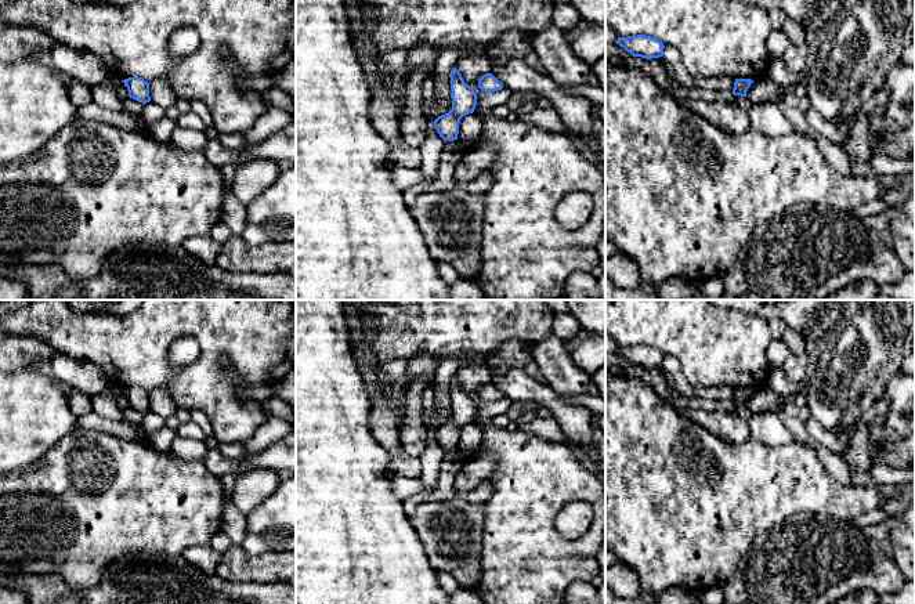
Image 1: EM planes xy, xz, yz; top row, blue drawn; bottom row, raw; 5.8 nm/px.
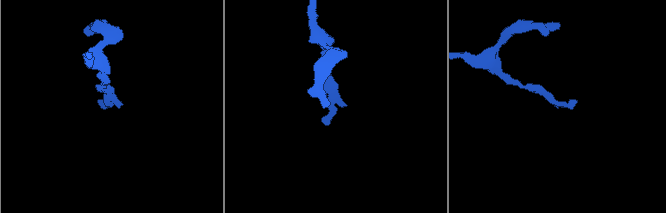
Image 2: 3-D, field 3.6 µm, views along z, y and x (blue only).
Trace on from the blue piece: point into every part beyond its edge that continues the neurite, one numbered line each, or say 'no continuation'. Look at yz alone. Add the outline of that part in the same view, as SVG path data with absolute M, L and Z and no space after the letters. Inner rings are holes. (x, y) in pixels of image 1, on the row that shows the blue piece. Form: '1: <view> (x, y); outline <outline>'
no continuation

